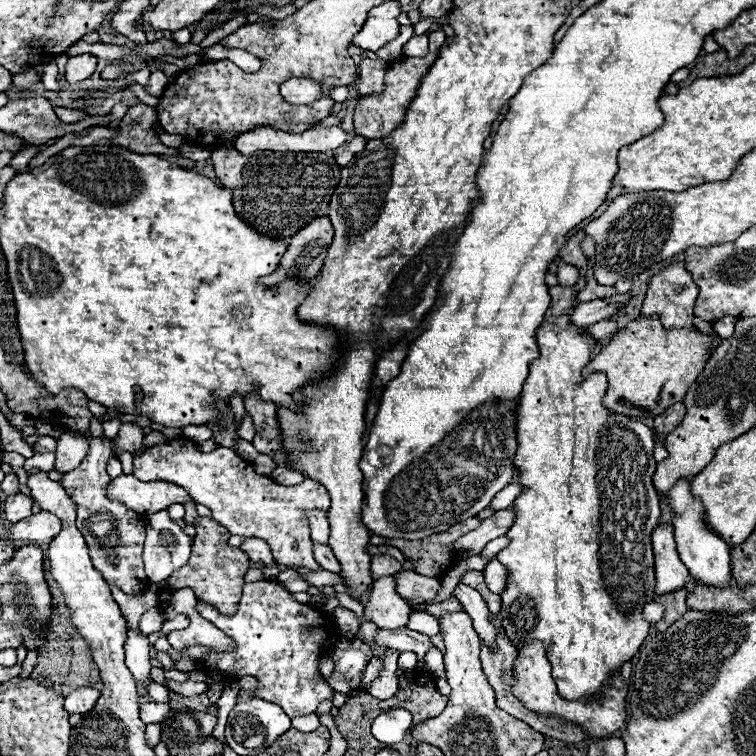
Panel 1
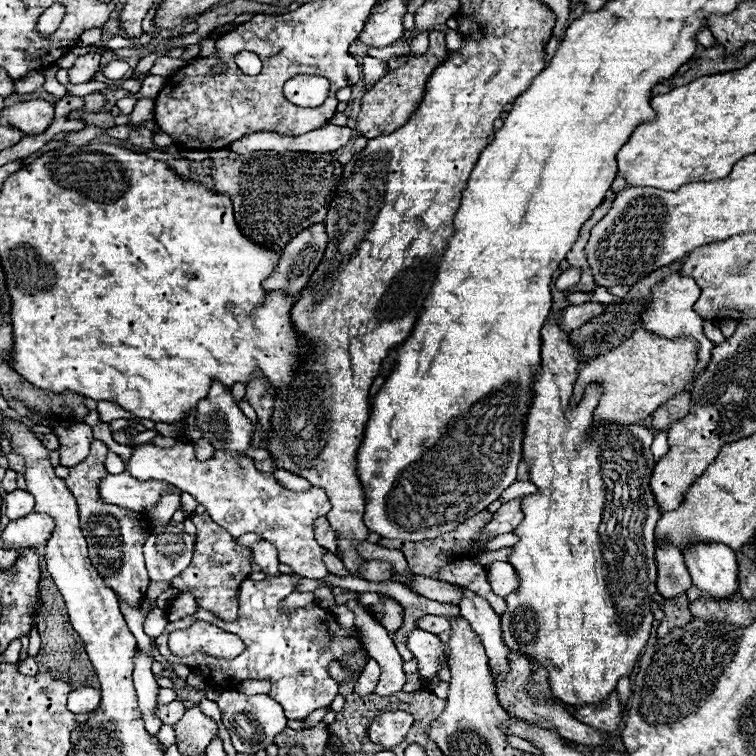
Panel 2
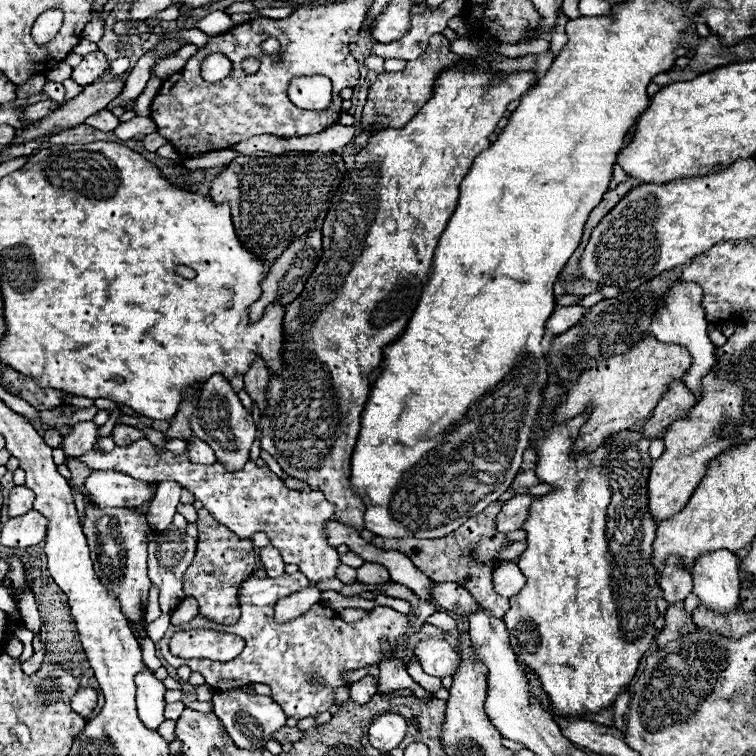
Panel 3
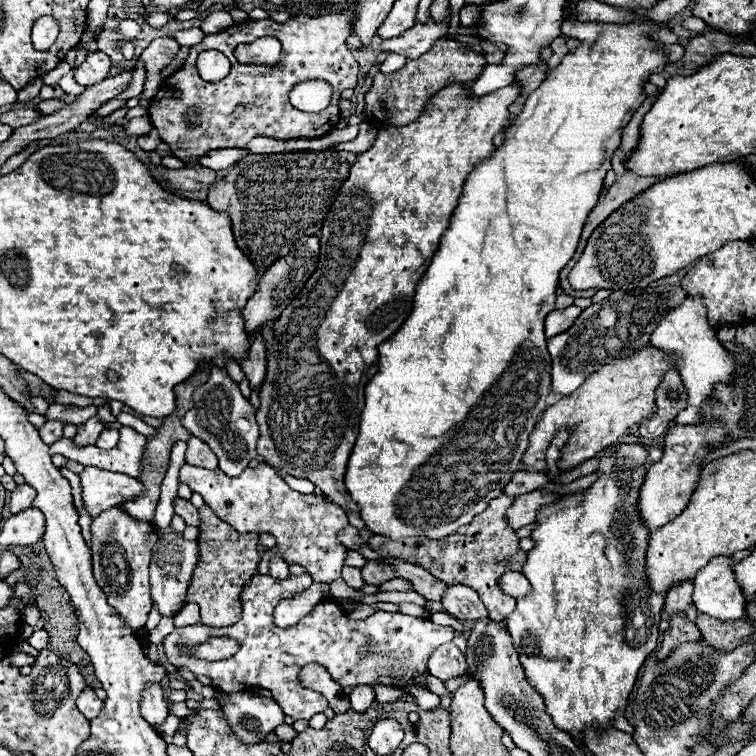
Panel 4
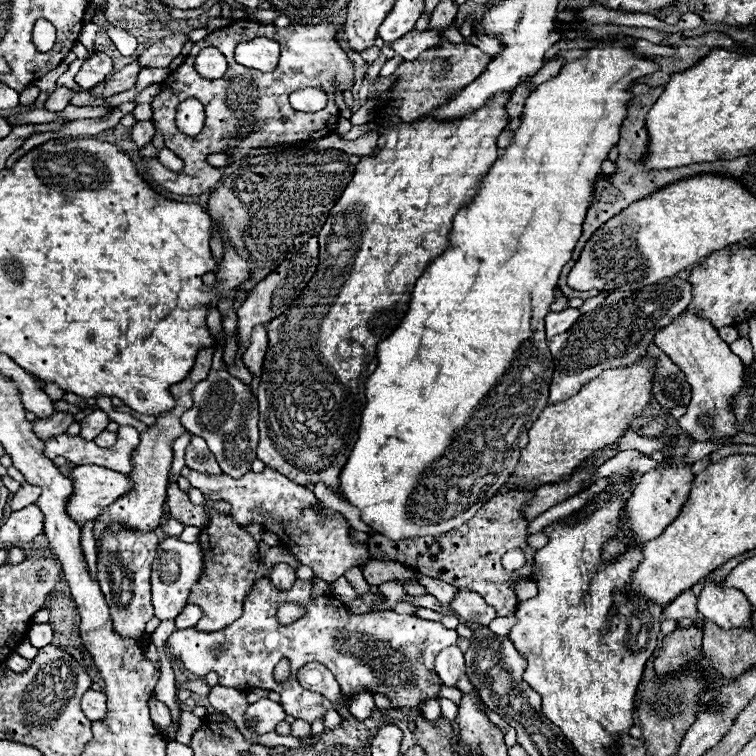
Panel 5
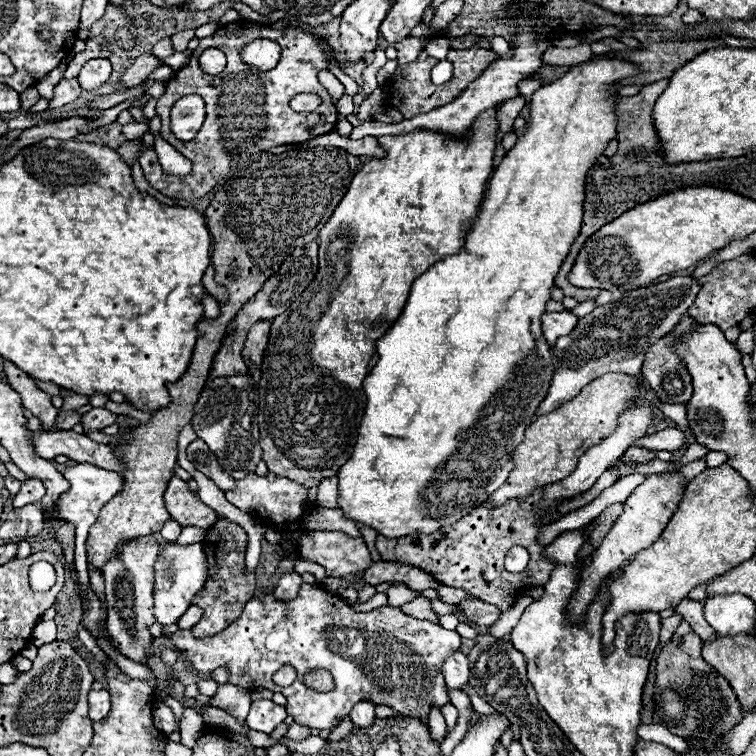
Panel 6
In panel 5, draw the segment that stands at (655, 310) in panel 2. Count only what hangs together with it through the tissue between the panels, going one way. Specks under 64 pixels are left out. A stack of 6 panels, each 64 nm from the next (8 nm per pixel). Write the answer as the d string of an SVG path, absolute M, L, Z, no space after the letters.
M686 310L680 312L668 326L664 326L654 336L654 344L662 352L666 352L676 366L680 366L692 390L692 400L686 406L686 414L678 418L680 428L684 428L696 440L720 440L736 434L736 418L730 410L730 402L744 386L744 364L718 336L718 330L708 320L700 318L698 312Z

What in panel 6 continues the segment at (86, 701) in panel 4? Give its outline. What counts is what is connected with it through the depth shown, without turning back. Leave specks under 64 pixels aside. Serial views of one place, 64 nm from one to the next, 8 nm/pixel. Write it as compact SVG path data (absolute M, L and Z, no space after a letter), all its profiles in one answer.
M90 690L88 694L88 716L98 722L110 712L110 696L106 690Z

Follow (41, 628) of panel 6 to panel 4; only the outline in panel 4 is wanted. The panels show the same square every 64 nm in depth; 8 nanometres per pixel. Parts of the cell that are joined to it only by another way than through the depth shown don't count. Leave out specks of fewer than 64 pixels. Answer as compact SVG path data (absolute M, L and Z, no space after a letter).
M43 628L36 630L27 641L32 647L41 652L48 647L48 634Z

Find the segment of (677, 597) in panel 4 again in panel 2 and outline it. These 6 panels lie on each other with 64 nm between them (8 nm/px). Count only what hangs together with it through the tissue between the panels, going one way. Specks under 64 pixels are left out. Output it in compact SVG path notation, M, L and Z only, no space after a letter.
M656 540L656 564L658 564L658 592L668 596L678 596L686 592L692 584L688 568L684 564L682 552L672 544L658 544Z

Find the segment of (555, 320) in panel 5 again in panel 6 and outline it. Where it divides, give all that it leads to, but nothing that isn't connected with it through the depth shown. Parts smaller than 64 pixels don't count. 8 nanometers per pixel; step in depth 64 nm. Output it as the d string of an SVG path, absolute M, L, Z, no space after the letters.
M570 310L566 312L546 312L542 316L542 332L548 344L554 344L558 336L566 336L578 322L578 316Z

